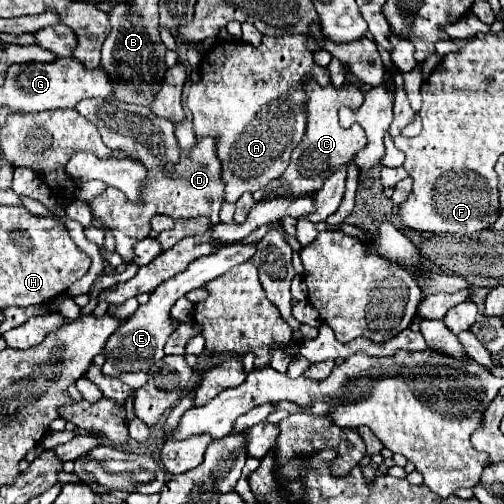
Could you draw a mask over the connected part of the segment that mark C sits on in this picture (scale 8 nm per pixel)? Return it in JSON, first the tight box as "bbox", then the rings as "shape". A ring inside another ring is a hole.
{"bbox":[283,79,367,195],"shape":[[[307,79],[305,81],[305,93],[307,93],[307,103],[305,103],[305,113],[307,113],[307,129],[303,135],[303,141],[293,149],[291,163],[287,171],[283,173],[283,181],[289,183],[291,191],[295,195],[309,193],[315,189],[323,187],[323,181],[343,165],[343,161],[351,161],[359,149],[367,145],[367,137],[363,133],[363,127],[349,127],[343,129],[337,123],[337,111],[343,105],[361,105],[363,103],[363,91],[357,85],[343,85],[343,87],[333,87],[331,83],[327,87],[321,87],[317,81]]]}

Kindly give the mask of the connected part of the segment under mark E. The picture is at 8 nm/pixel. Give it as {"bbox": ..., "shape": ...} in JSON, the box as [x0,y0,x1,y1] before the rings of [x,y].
{"bbox":[101,243,257,389],"shape":[[[237,243],[237,245],[221,247],[215,255],[207,255],[207,257],[201,257],[201,259],[193,261],[183,273],[179,273],[177,277],[171,277],[169,281],[165,281],[163,285],[159,285],[155,289],[155,293],[151,293],[149,303],[147,305],[139,305],[139,309],[127,321],[123,321],[117,327],[117,331],[107,339],[105,349],[103,349],[105,365],[101,367],[101,373],[103,375],[109,375],[109,377],[117,377],[117,379],[121,379],[123,383],[127,383],[133,389],[143,387],[147,383],[149,367],[155,361],[159,361],[159,359],[165,357],[163,347],[165,347],[167,337],[173,333],[169,311],[175,305],[175,301],[179,297],[187,295],[191,289],[203,287],[207,281],[211,281],[211,279],[227,273],[231,267],[249,261],[255,255],[255,245],[257,243],[251,243],[251,245]]]}

